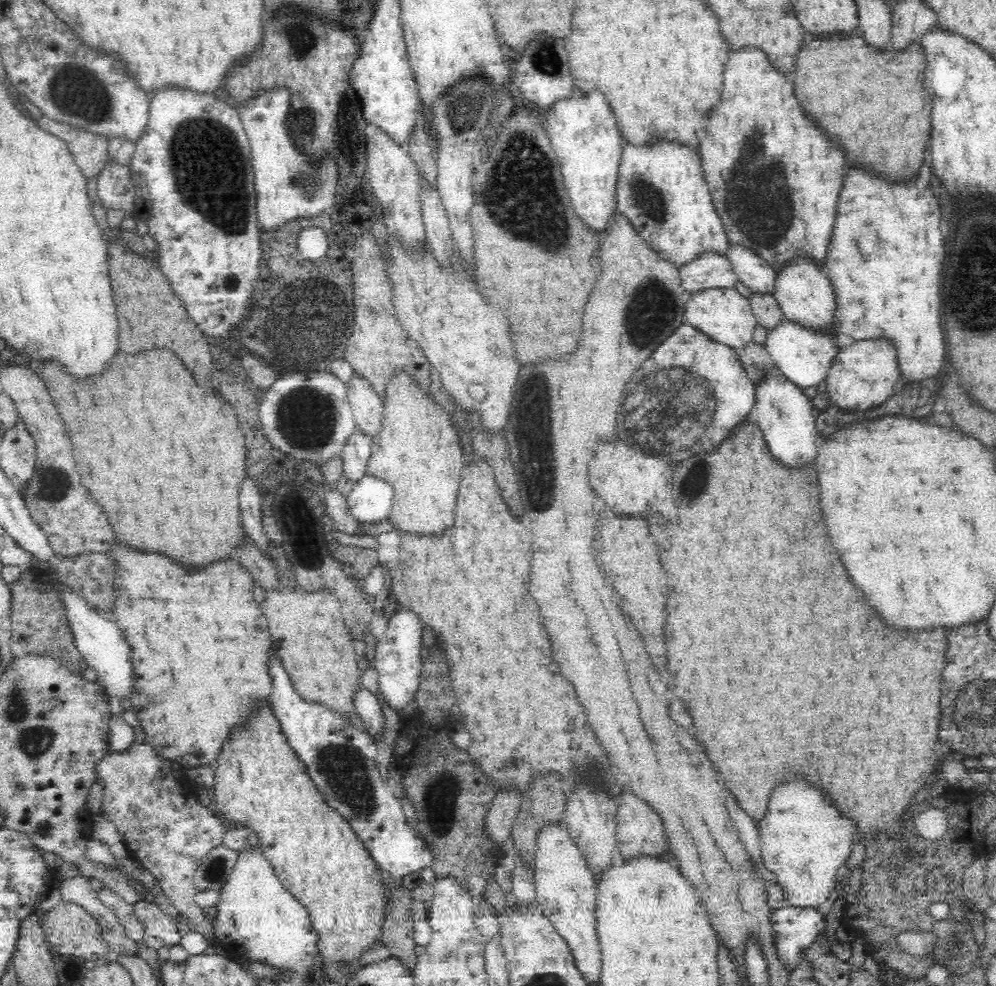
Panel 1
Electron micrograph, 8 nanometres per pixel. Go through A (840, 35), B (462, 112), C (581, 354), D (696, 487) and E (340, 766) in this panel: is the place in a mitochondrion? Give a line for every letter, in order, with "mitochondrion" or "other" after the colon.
A: other
B: mitochondrion
C: other
D: mitochondrion
E: mitochondrion

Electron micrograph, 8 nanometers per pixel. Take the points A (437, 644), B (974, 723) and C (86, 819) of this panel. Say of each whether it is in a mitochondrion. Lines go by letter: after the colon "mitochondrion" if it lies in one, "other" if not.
A: other
B: mitochondrion
C: other

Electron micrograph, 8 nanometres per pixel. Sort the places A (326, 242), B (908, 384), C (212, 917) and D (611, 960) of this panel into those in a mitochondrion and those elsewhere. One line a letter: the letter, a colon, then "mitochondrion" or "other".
A: other
B: other
C: other
D: other

